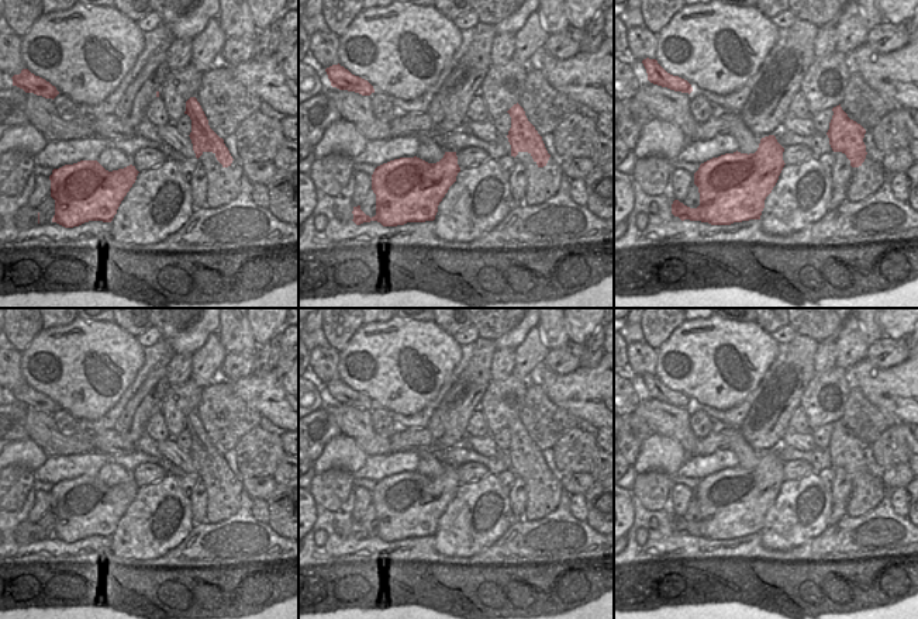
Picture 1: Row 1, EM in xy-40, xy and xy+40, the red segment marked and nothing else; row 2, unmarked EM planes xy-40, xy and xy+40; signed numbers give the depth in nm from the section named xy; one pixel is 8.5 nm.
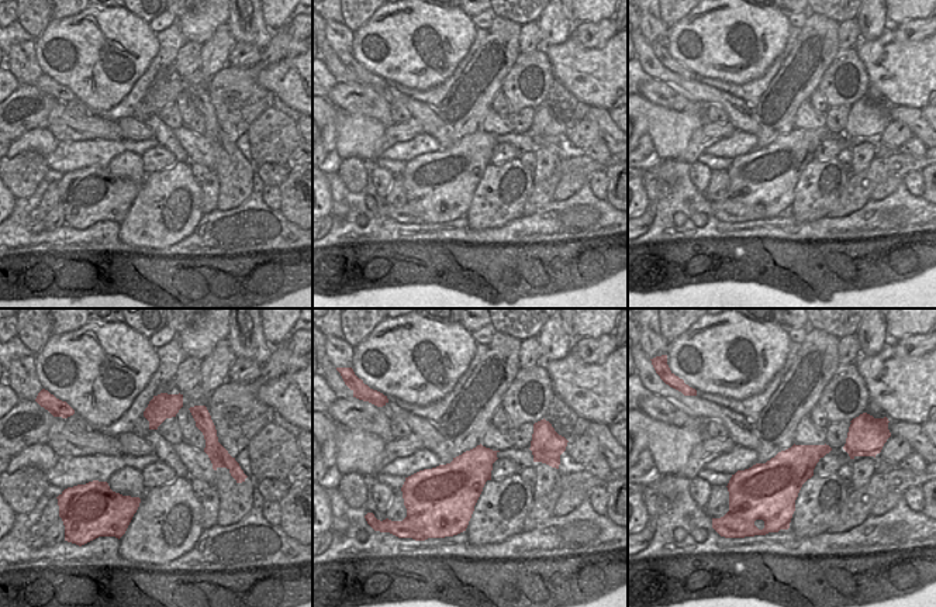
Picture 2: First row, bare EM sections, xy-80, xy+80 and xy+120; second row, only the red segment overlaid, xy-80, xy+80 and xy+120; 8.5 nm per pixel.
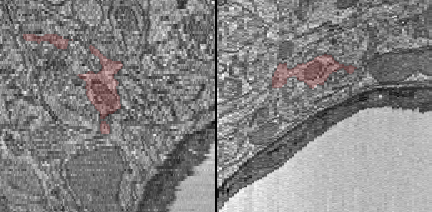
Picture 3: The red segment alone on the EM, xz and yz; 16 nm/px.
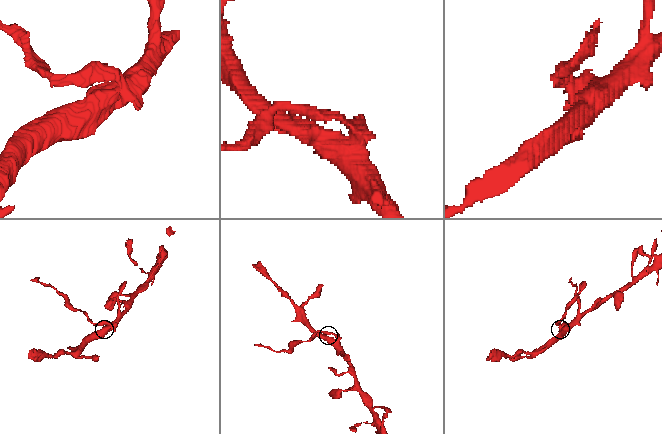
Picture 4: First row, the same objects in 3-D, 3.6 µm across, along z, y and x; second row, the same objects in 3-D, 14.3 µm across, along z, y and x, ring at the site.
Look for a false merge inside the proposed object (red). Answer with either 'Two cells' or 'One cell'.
Two cells

